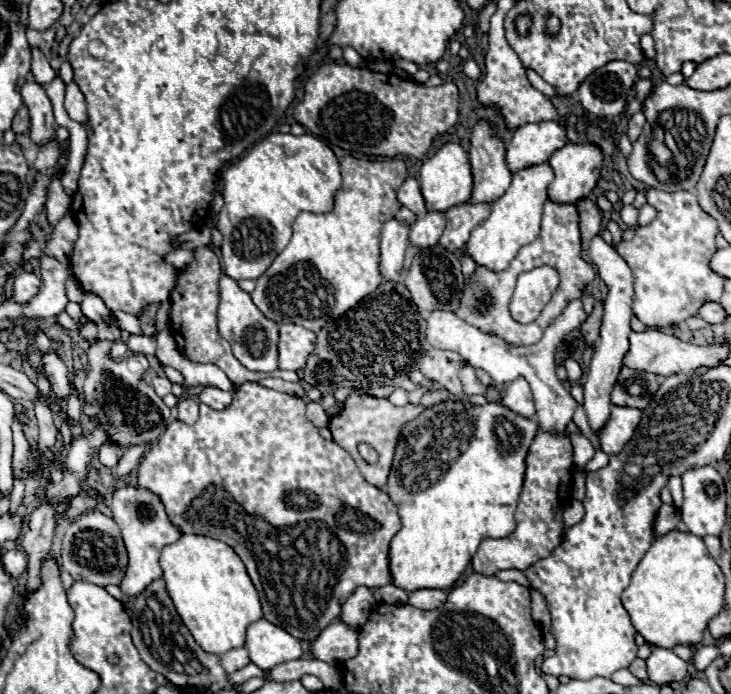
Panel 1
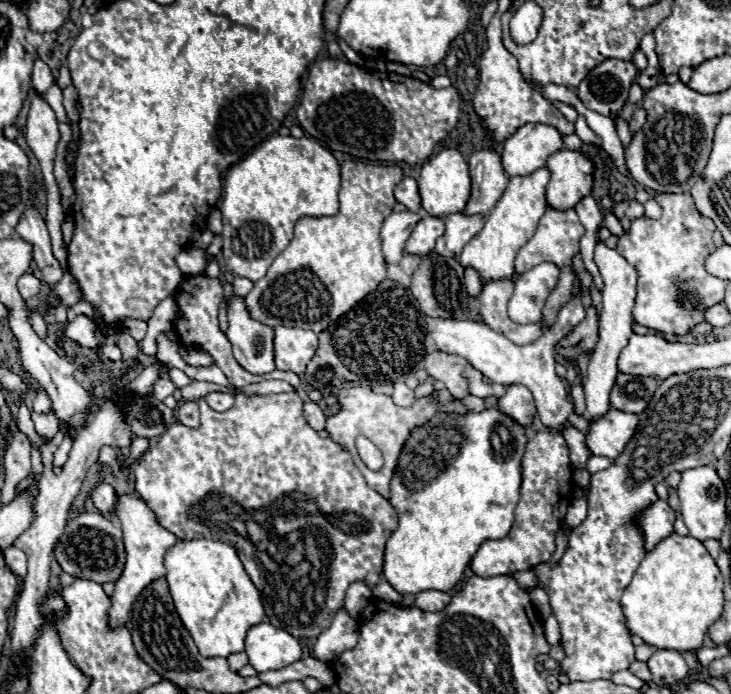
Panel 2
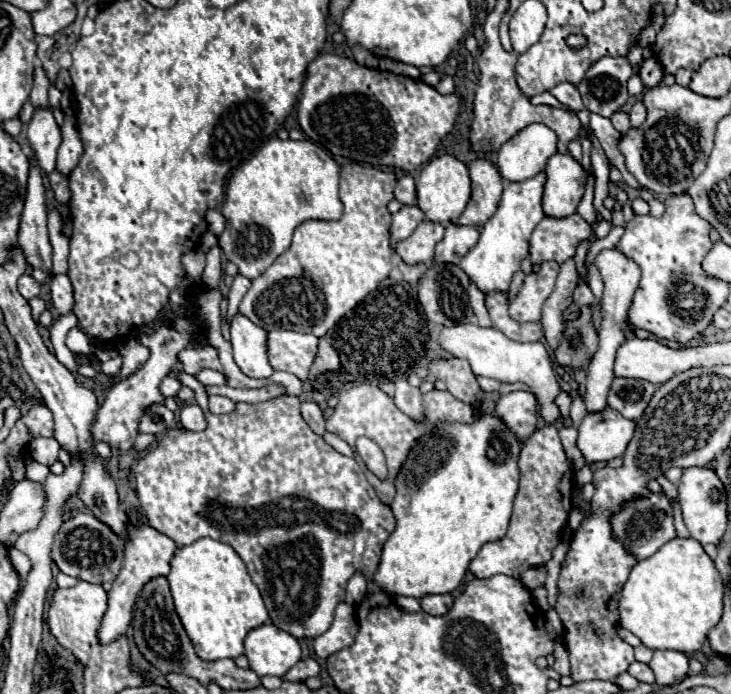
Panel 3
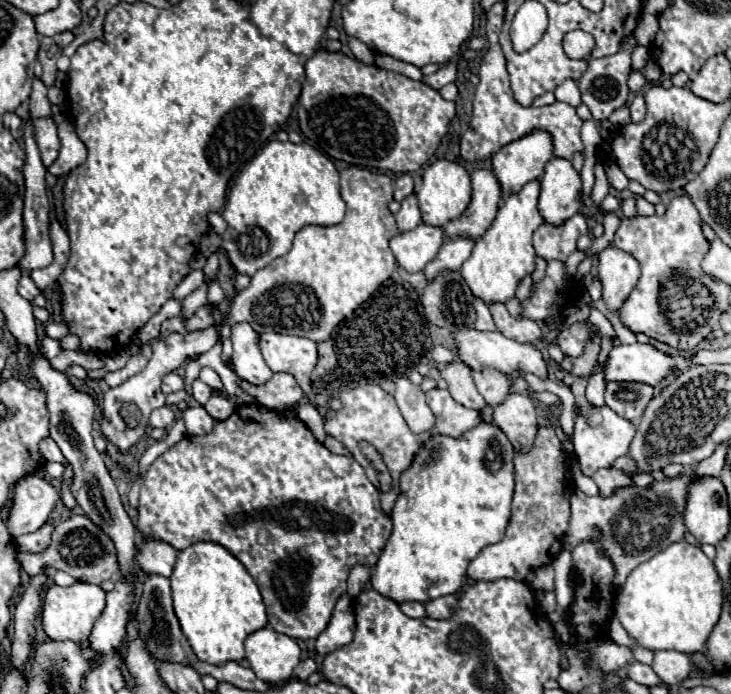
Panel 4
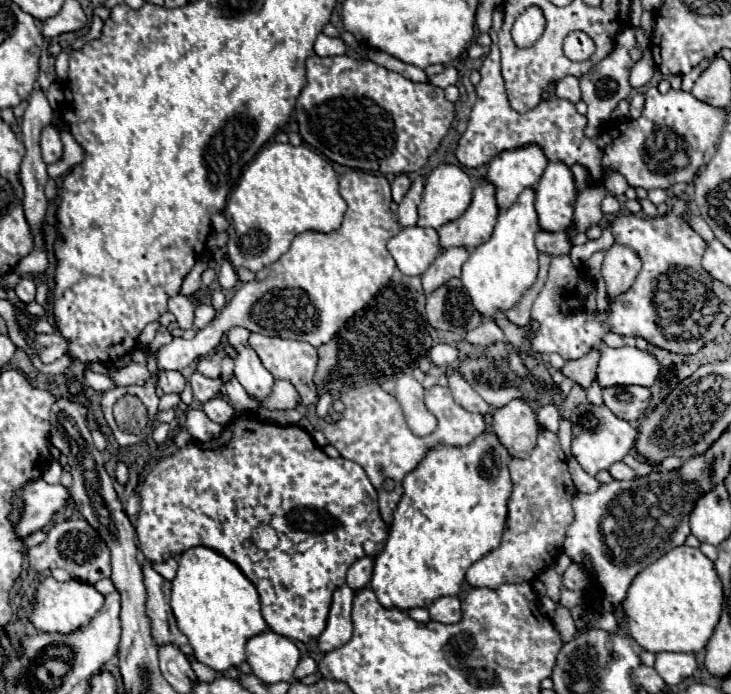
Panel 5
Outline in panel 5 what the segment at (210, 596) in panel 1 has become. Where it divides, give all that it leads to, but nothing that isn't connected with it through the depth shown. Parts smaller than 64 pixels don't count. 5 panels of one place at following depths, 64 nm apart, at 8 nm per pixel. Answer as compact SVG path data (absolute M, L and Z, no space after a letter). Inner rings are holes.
M196 546L178 558L170 606L178 628L188 636L194 656L216 672L240 668L246 660L246 642L268 630L260 614L260 598L254 584L240 572L240 568L236 568L236 564L224 560L224 556L210 548Z

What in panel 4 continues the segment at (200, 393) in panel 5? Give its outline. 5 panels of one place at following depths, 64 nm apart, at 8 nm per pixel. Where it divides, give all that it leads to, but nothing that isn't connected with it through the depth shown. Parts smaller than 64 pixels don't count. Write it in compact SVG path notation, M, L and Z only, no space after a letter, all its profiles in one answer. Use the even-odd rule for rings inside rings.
M200 378L194 380L194 384L192 384L192 396L194 396L196 402L204 404L212 394L214 394L214 390L212 390L208 384L204 384Z

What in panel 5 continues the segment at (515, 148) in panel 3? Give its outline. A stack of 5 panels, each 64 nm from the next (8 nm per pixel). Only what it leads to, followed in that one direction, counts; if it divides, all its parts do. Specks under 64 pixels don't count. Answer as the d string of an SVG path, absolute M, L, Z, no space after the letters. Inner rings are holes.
M518 148L516 152L500 152L490 164L484 180L496 190L496 204L500 210L508 210L518 194L526 188L534 188L540 180L548 160L540 148Z

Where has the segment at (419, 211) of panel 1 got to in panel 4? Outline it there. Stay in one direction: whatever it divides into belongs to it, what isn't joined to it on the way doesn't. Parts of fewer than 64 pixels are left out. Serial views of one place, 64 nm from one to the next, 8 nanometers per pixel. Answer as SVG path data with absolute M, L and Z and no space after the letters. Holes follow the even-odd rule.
M402 174L396 178L394 182L394 200L396 202L402 202L408 194L414 192L414 182L412 182L412 176L410 174Z

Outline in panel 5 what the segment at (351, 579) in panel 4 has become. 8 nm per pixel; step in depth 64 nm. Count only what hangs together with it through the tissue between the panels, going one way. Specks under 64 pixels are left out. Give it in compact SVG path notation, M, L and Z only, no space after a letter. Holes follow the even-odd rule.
M362 556L350 566L346 584L354 590L360 590L370 582L370 578L372 578L372 556Z

